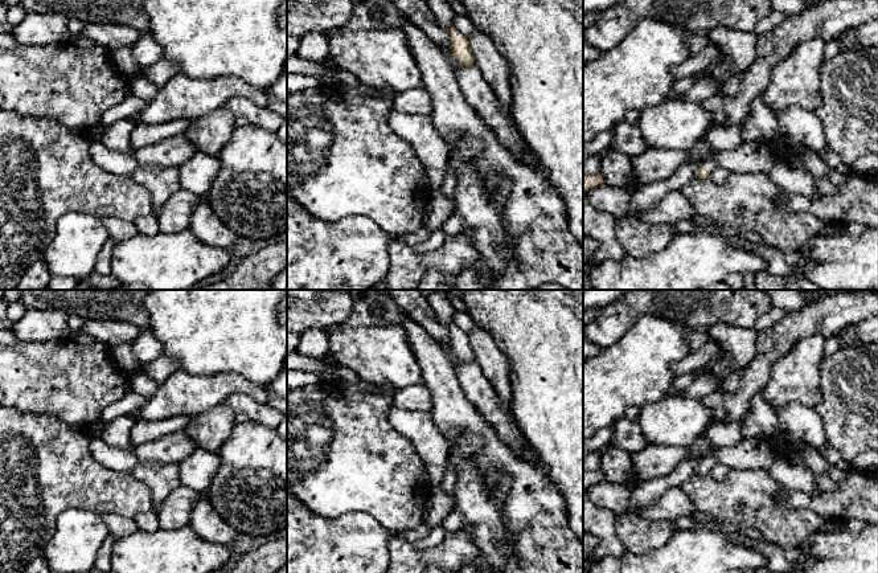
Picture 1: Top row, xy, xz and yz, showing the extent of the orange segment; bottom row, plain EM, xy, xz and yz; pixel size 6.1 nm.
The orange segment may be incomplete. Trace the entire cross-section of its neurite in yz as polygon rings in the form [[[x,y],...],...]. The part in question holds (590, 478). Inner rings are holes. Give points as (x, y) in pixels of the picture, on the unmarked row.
[[[600,470],[583,471],[583,490],[600,482],[603,482],[603,472]]]

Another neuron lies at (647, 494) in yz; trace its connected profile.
[[[703,431],[688,449],[690,455],[681,461],[669,474],[643,483],[631,490],[628,511],[639,513],[643,508],[655,504],[668,490],[681,487],[696,474],[703,454],[711,447]]]

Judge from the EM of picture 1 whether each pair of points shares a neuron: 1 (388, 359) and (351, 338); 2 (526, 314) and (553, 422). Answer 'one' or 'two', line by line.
1: one
2: one

